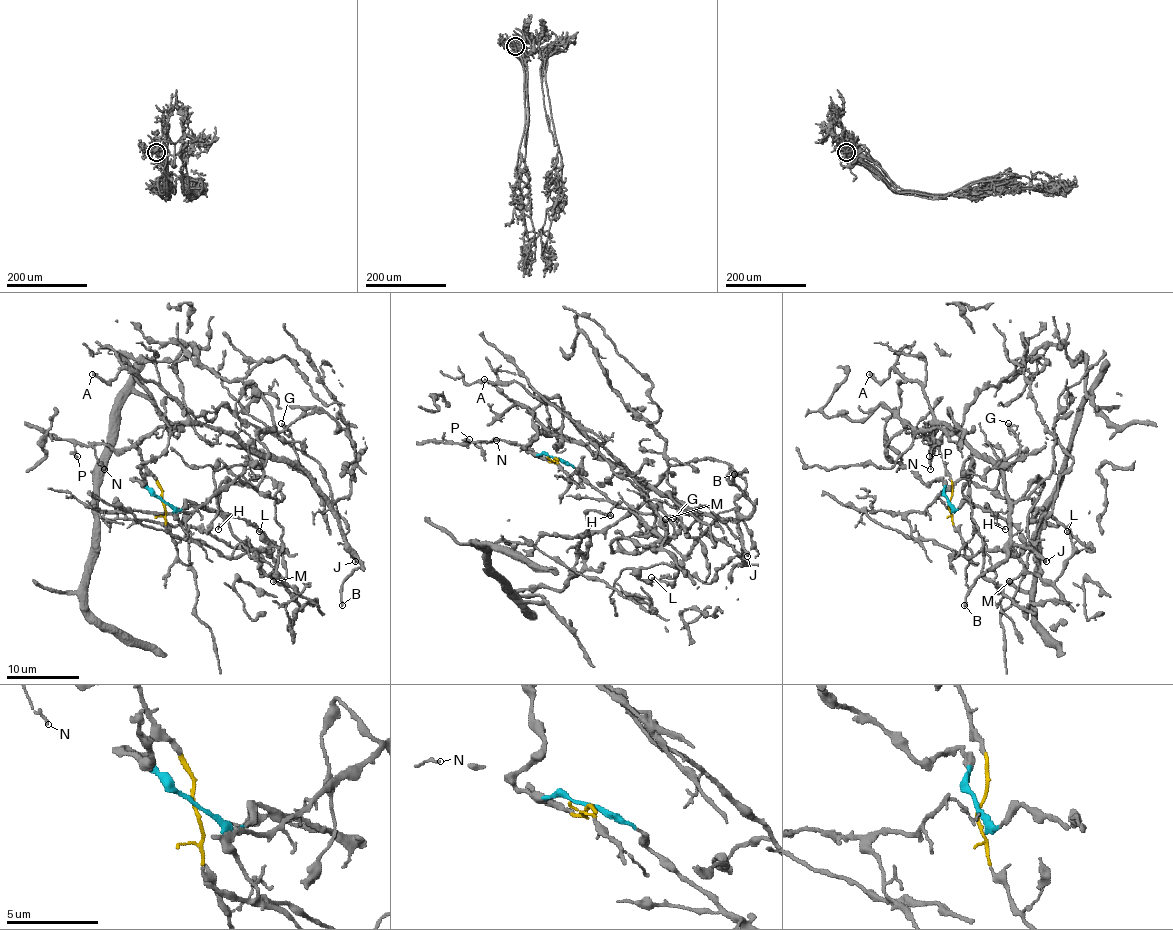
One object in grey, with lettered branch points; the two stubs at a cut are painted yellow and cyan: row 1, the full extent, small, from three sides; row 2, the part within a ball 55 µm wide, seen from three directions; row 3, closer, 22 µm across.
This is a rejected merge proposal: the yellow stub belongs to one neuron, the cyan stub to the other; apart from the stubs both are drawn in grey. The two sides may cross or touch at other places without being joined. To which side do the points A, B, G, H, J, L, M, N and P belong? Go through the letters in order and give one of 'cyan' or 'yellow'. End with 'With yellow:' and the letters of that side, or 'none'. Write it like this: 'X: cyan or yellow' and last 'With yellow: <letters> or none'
A: yellow
B: yellow
G: yellow
H: cyan
J: yellow
L: cyan
M: cyan
N: yellow
P: yellow
With yellow: A, B, G, J, N, P

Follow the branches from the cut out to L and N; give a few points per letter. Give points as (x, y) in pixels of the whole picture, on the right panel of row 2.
L: (948, 502), (955, 509), (970, 502), (1008, 520), (1035, 555), (1044, 580), (1053, 580), (1070, 556), (1068, 531)
N: (948, 502), (952, 478), (944, 467), (943, 455), (935, 447), (932, 449), (932, 444), (930, 469)

